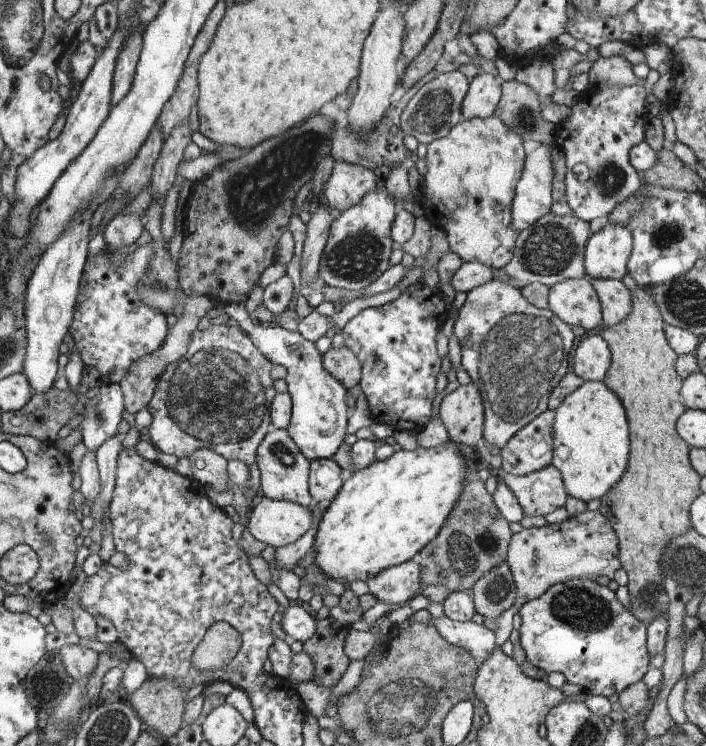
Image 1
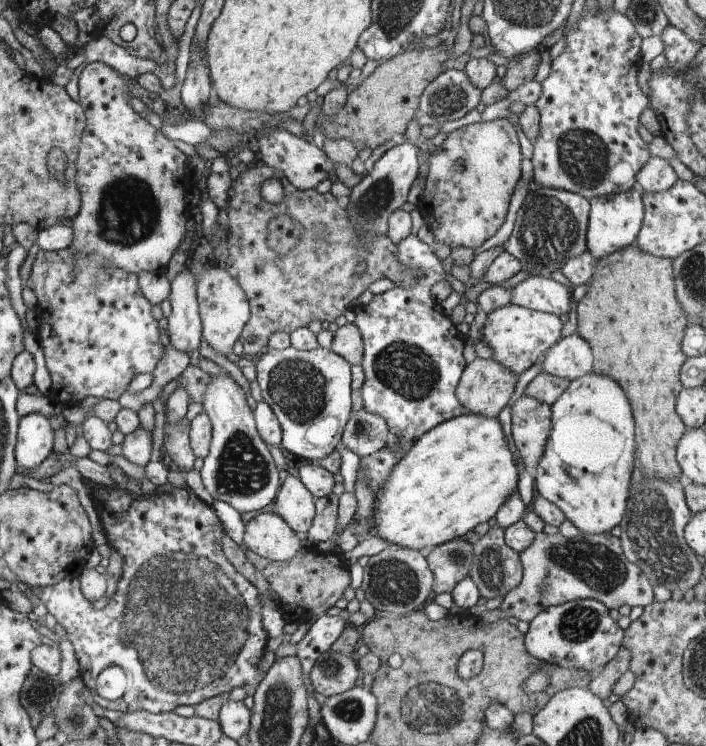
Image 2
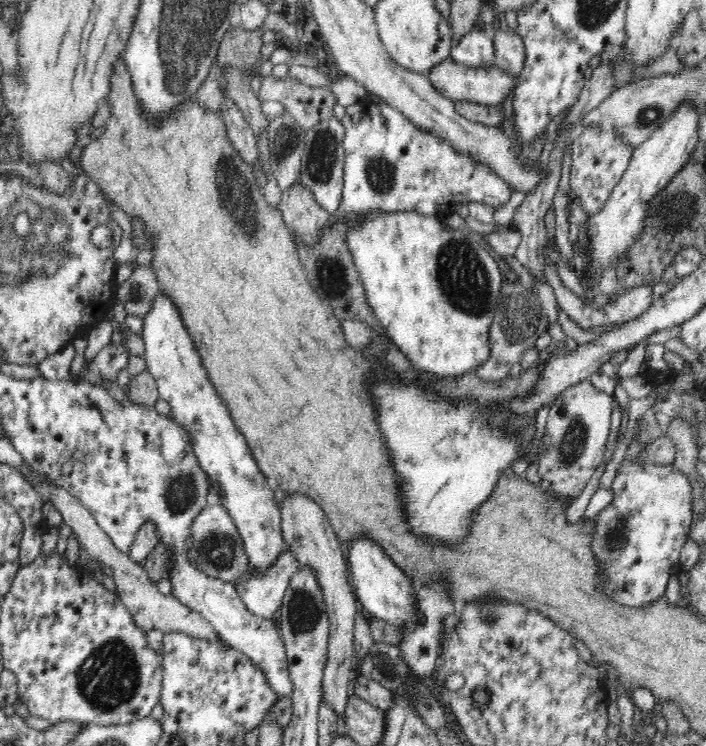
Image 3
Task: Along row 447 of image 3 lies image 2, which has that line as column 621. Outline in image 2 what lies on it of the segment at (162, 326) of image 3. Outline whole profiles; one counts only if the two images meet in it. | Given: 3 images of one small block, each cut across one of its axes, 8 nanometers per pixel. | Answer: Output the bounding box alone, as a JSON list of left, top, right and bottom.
[588,187,643,260]

